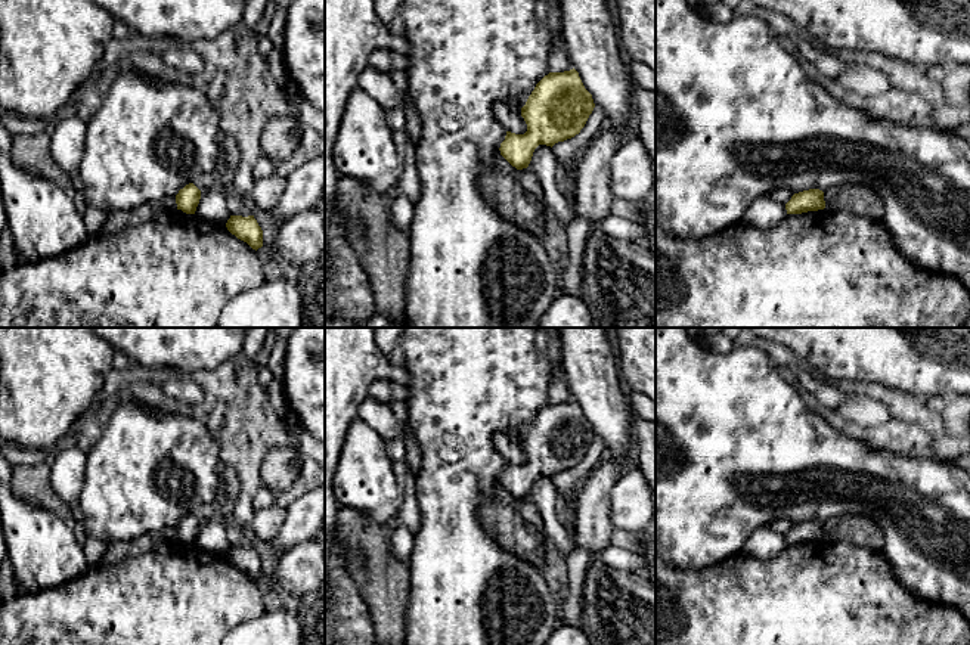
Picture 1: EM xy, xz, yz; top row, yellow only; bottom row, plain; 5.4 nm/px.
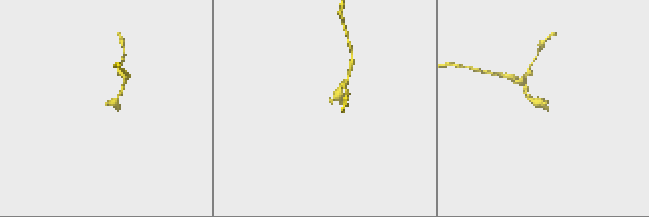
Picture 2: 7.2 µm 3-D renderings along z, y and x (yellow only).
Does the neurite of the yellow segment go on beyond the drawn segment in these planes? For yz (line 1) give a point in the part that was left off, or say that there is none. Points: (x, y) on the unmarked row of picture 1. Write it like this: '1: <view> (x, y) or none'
1: none

